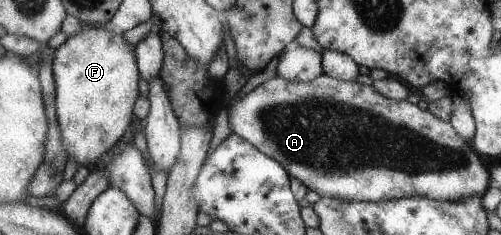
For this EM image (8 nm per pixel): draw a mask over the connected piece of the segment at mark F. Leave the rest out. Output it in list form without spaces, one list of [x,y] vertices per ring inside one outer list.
[[[86,25],[53,53],[54,105],[65,157],[88,170],[95,161],[121,140],[132,124],[133,105],[138,97],[139,71],[133,50],[121,34]]]

